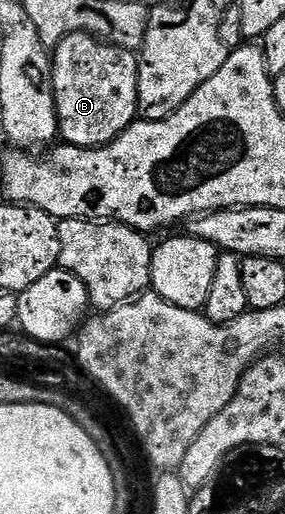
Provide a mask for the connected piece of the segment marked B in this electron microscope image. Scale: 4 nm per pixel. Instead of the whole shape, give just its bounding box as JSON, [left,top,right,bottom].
[51,33,139,149]

